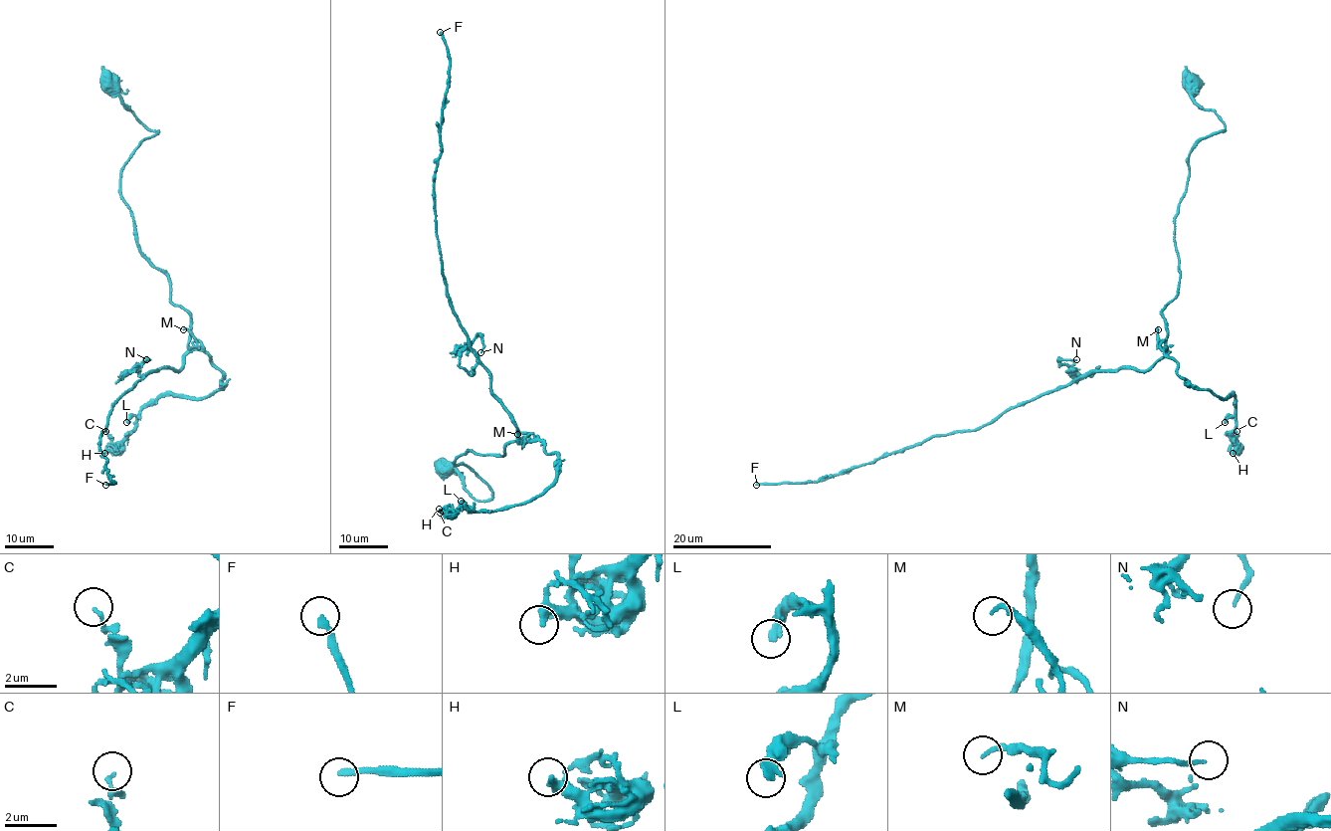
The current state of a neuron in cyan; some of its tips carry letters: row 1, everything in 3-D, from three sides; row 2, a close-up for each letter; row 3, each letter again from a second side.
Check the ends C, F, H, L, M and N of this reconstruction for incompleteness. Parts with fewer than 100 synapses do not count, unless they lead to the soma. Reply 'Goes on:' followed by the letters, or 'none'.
Goes on: F

